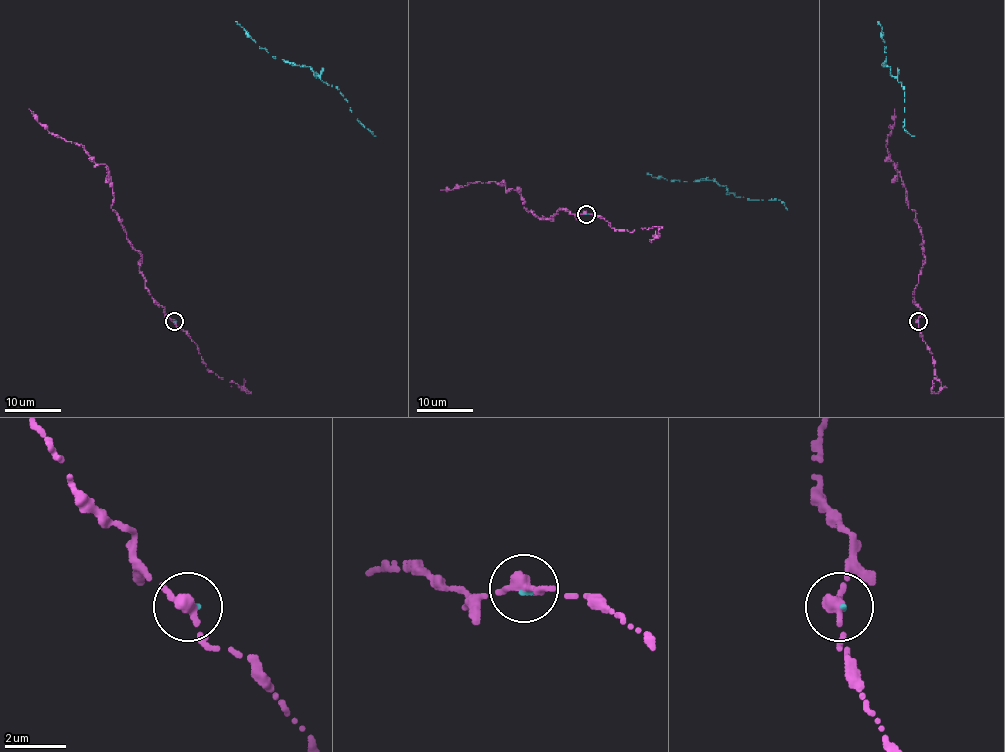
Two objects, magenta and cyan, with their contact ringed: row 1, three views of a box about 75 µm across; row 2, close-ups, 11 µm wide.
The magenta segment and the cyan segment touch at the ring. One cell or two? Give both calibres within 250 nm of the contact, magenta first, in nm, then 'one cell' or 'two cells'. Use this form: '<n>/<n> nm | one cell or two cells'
440/130 nm | one cell

